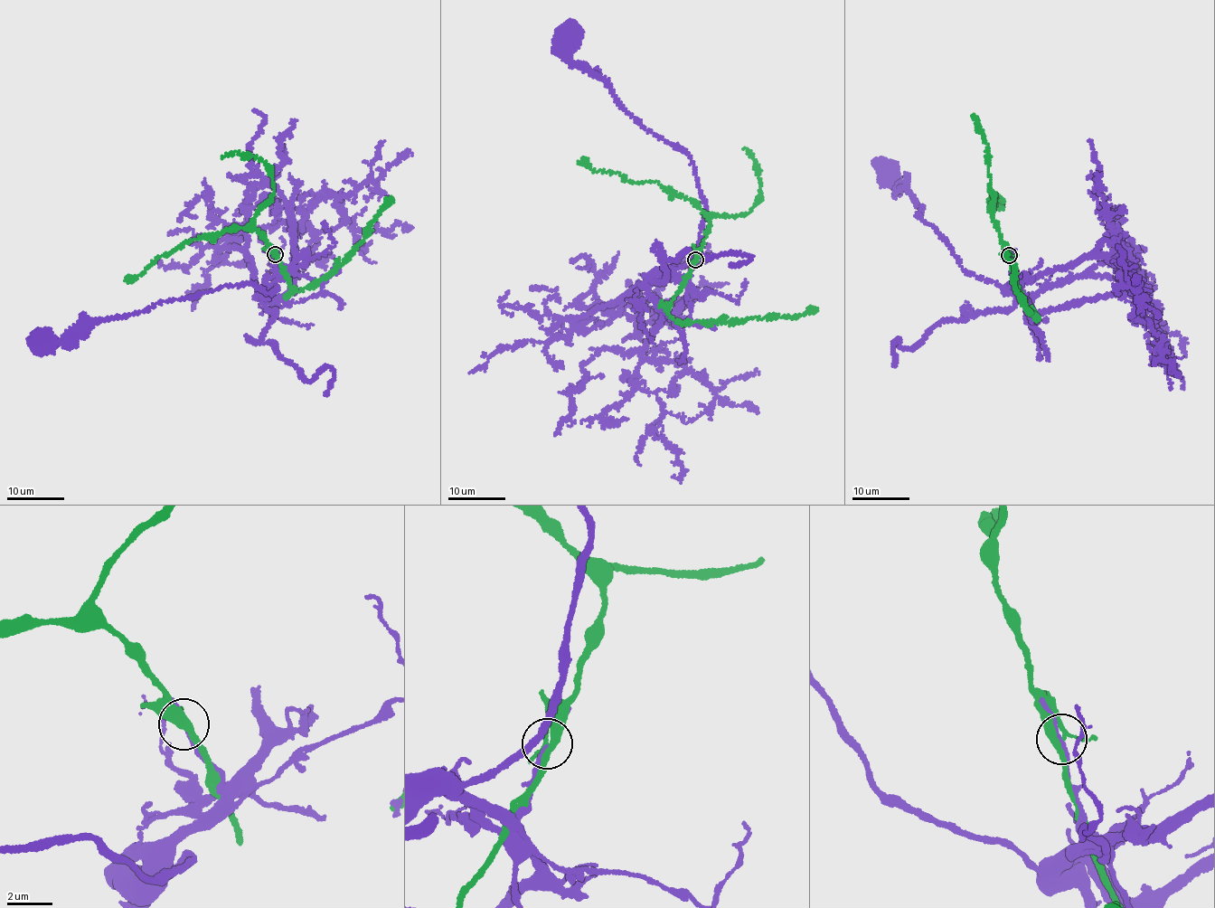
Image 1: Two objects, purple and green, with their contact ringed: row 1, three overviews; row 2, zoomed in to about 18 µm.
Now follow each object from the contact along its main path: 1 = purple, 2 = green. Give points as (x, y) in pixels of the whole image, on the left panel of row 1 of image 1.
1: (277, 254), (285, 274), (268, 294), (251, 283), (226, 286), (93, 319), (42, 342)
2: (275, 253), (288, 283), (297, 291), (311, 287), (343, 264), (344, 257), (360, 243), (370, 222), (391, 200)

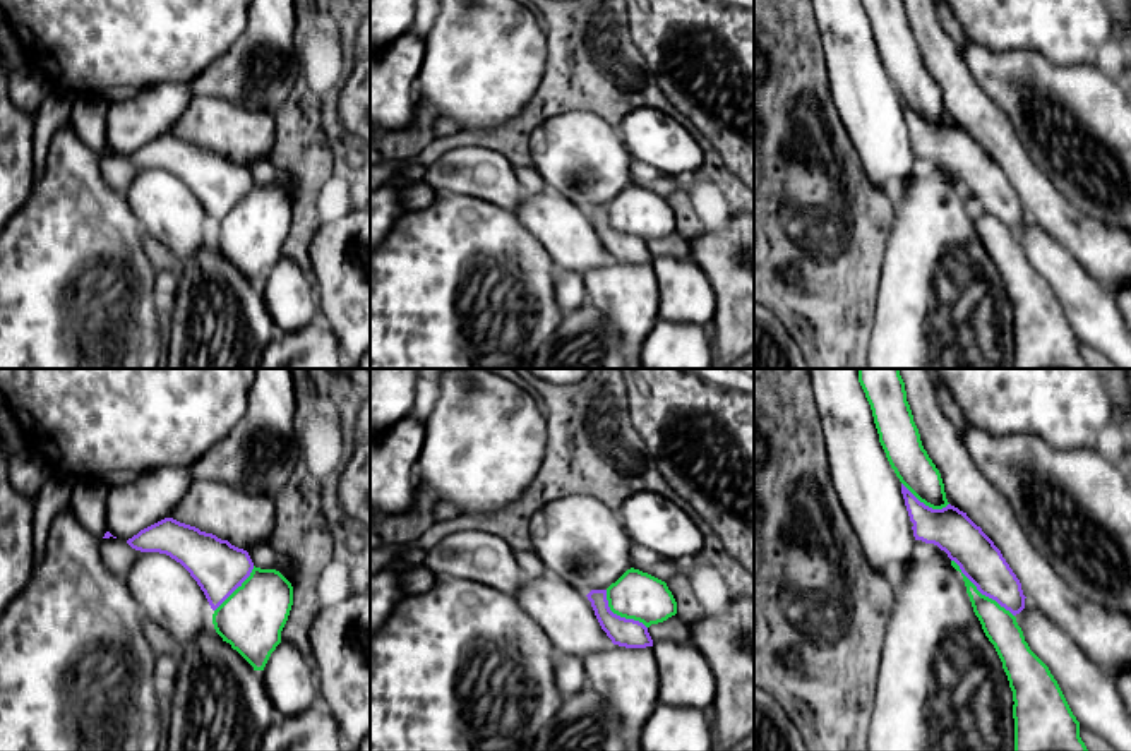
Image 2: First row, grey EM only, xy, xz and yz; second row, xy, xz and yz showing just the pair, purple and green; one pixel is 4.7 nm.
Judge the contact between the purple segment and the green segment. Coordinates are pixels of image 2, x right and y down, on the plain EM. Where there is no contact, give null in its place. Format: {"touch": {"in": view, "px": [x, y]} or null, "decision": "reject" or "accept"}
{"touch": {"in": "yz", "px": [981, 208]}, "decision": "reject"}

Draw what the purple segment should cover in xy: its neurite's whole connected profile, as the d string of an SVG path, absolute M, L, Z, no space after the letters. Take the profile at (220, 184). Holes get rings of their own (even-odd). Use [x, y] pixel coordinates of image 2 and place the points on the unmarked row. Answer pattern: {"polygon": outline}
{"polygon": "M165 134L127 156L141 168L166 170L180 178L216 226L250 192L254 178L247 166L195 142Z"}

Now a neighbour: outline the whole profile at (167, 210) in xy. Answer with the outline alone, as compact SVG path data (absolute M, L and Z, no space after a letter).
M135 166L125 199L142 231L161 242L177 259L194 257L212 240L212 225L204 207L166 170Z

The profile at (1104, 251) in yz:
M905 0L905 7L922 62L941 89L948 118L963 127L994 158L1020 195L1023 211L1066 247L1109 293L1131 283L1131 231L1107 226L1078 211L1030 159L1009 117L980 89L963 55L941 26L934 0Z

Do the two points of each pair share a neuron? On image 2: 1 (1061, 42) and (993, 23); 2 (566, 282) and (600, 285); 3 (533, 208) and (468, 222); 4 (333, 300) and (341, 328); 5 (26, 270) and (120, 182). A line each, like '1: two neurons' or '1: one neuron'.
1: one neuron
2: two neurons
3: two neurons
4: one neuron
5: two neurons

